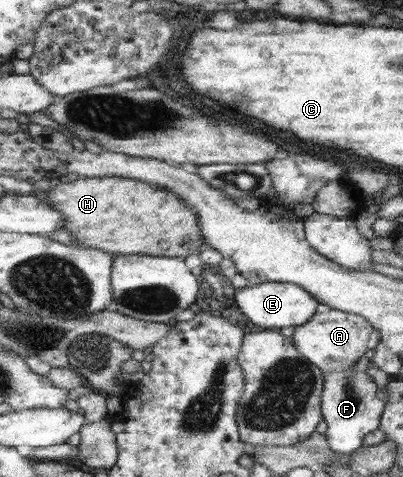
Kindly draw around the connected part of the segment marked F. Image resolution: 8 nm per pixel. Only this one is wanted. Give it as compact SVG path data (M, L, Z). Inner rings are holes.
M347 368L343 372L325 374L322 413L327 424L326 439L342 461L349 460L353 453L365 446L365 438L380 428L386 403L377 396L377 392L379 386L367 372Z

